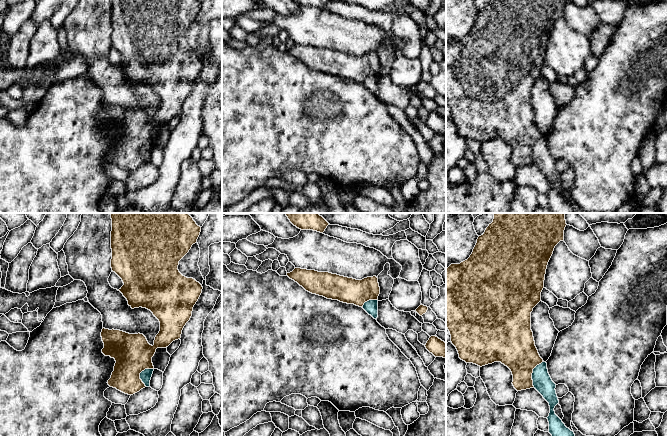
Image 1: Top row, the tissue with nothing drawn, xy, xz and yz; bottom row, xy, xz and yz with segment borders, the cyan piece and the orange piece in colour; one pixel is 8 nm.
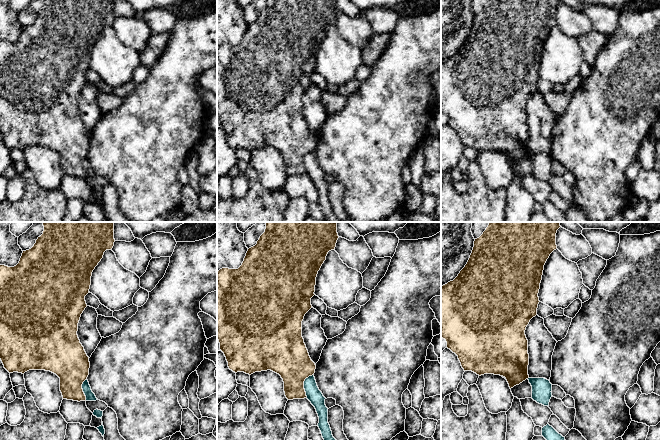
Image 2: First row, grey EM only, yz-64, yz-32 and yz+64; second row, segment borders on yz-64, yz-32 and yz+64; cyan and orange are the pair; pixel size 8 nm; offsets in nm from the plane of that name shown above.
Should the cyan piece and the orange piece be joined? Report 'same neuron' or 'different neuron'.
different neuron

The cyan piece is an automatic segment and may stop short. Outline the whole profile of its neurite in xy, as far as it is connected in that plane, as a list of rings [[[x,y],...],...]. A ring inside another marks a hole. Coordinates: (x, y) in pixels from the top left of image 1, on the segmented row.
[[[145,369],[140,373],[140,379],[145,384],[146,387],[150,387],[150,380],[152,377],[154,369]]]

